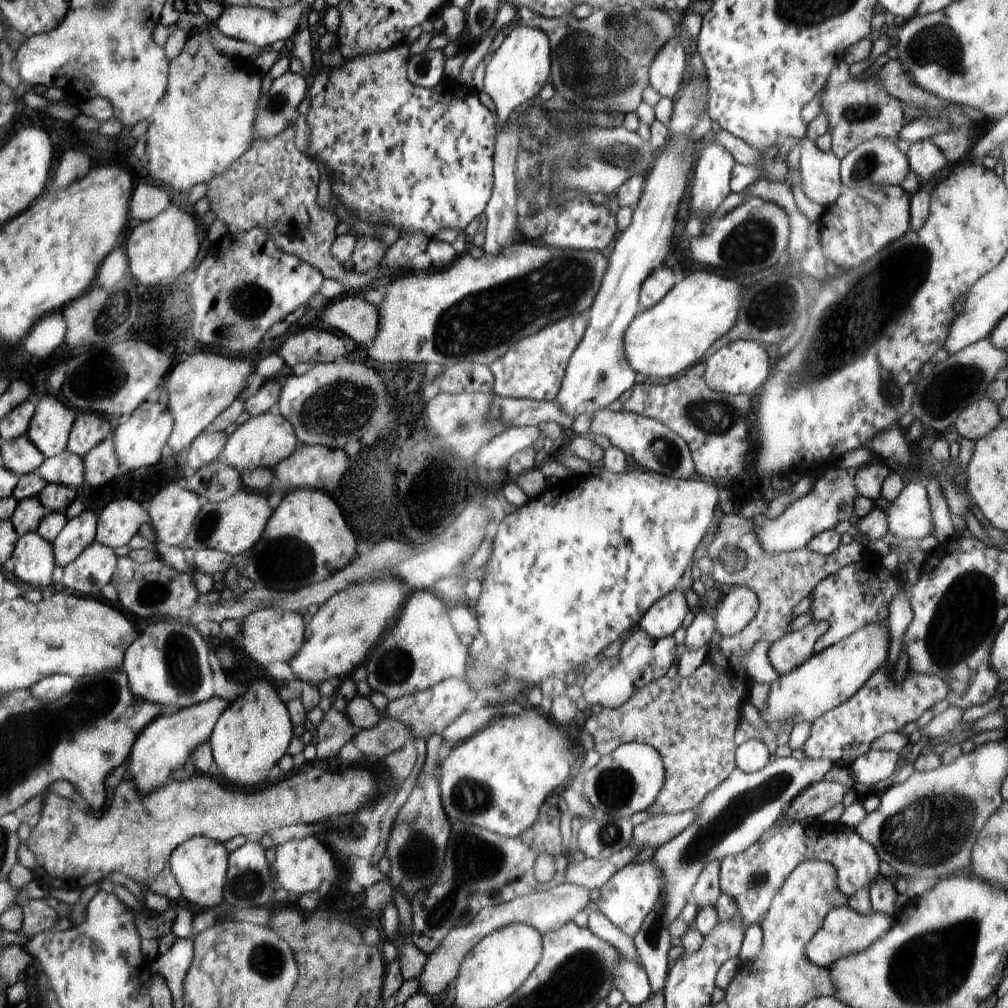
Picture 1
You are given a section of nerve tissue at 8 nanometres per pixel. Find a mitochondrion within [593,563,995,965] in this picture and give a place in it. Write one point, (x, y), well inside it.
(926, 831)

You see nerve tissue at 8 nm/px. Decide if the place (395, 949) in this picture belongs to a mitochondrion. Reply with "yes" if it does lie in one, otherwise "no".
no

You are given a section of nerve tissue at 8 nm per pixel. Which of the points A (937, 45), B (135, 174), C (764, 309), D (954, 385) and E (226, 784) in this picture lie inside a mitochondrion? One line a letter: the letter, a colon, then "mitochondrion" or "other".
A: mitochondrion
B: other
C: mitochondrion
D: mitochondrion
E: other

